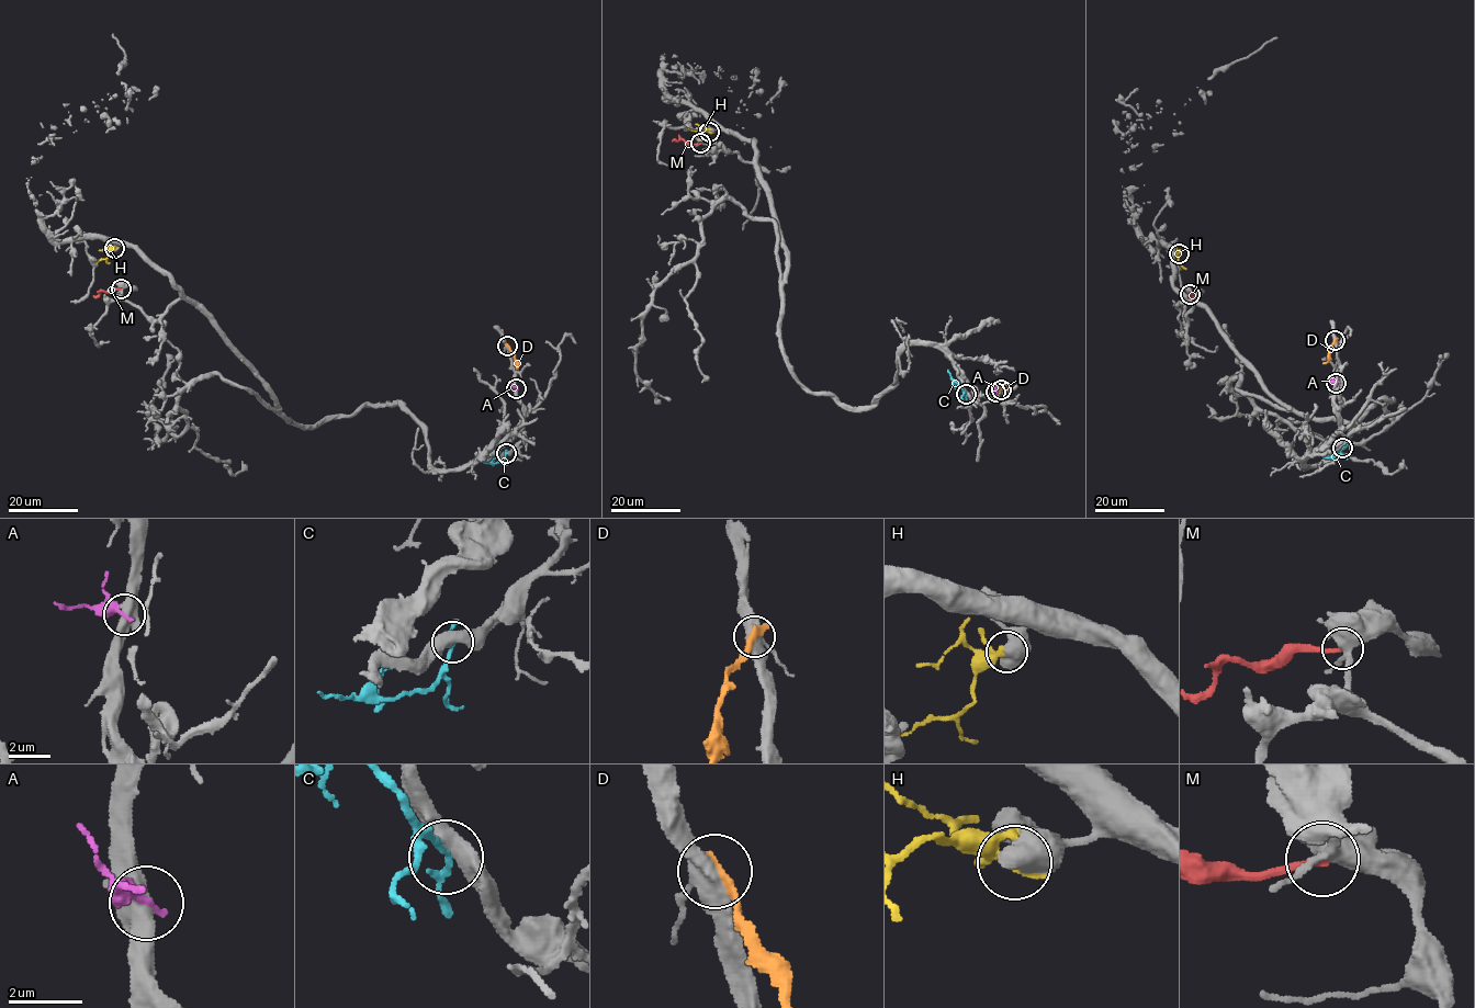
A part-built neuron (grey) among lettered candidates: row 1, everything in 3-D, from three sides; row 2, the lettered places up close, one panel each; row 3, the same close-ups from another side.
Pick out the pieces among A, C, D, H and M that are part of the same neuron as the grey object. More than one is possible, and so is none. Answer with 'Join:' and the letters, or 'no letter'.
Join: no letter

